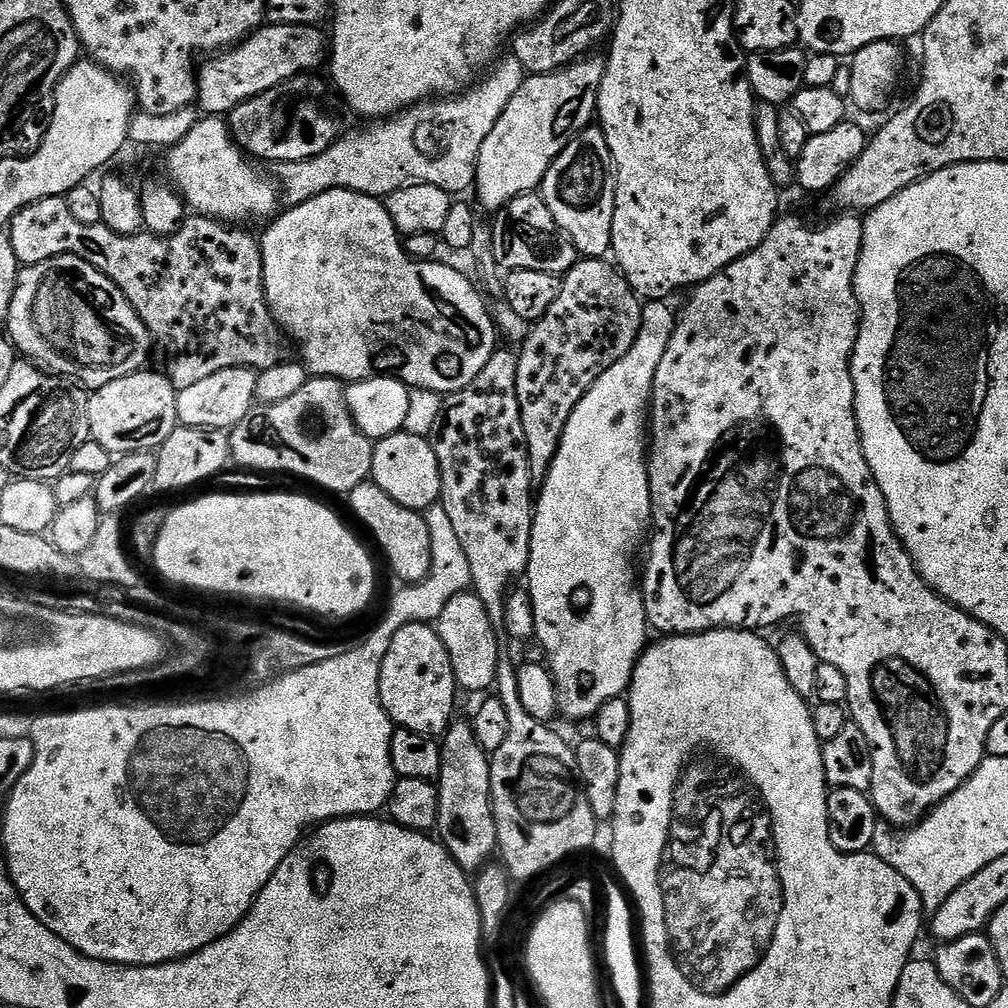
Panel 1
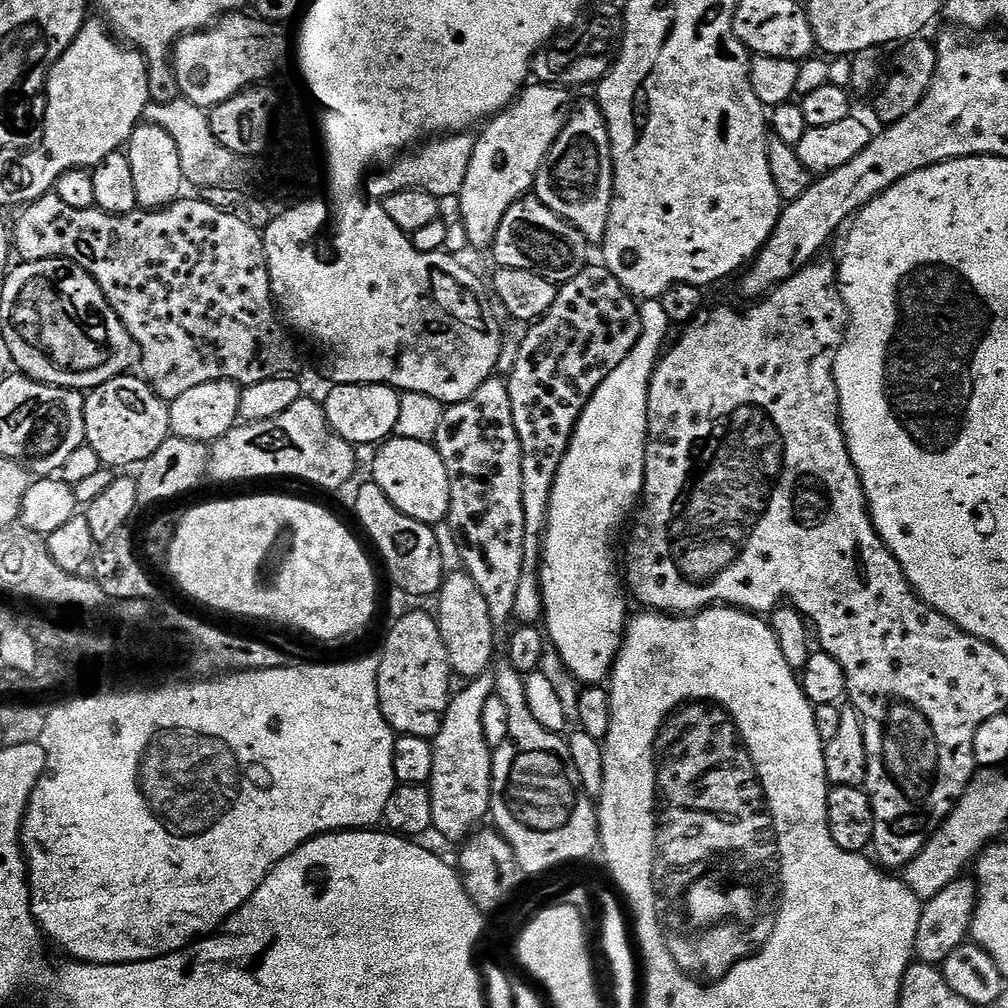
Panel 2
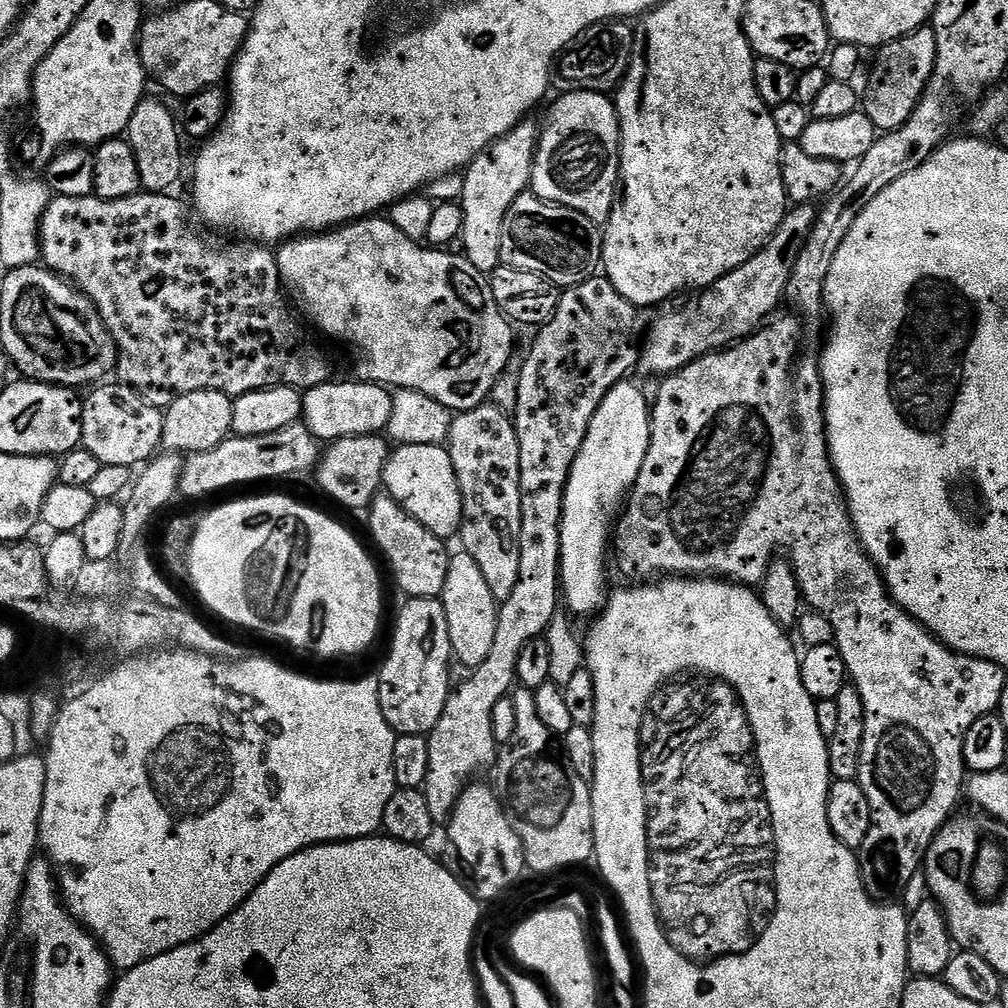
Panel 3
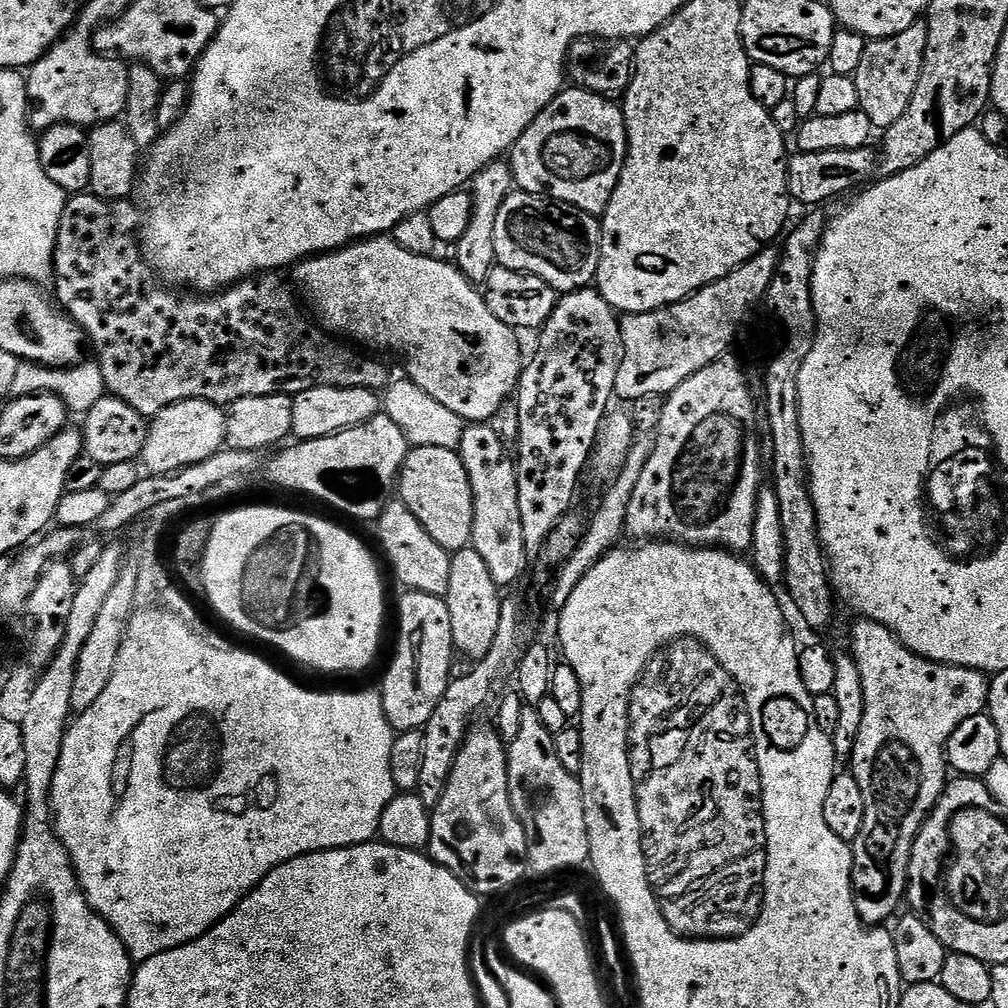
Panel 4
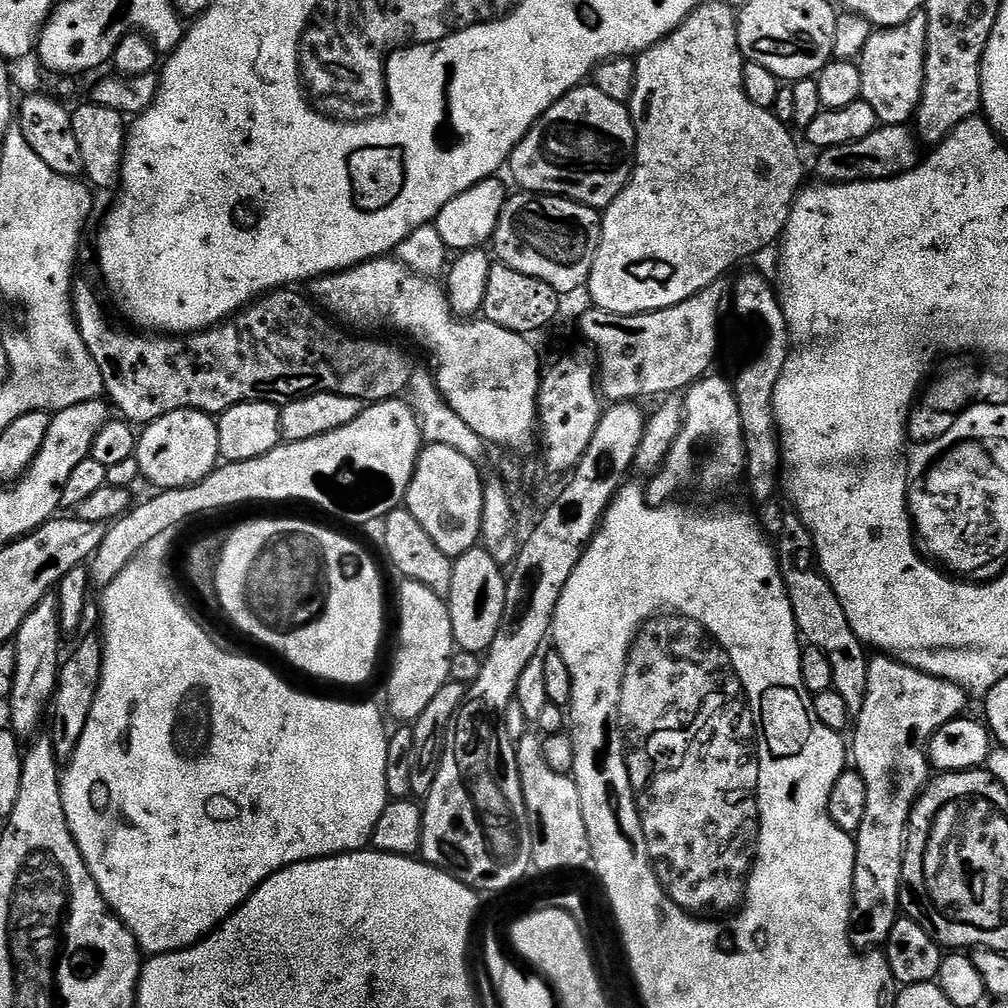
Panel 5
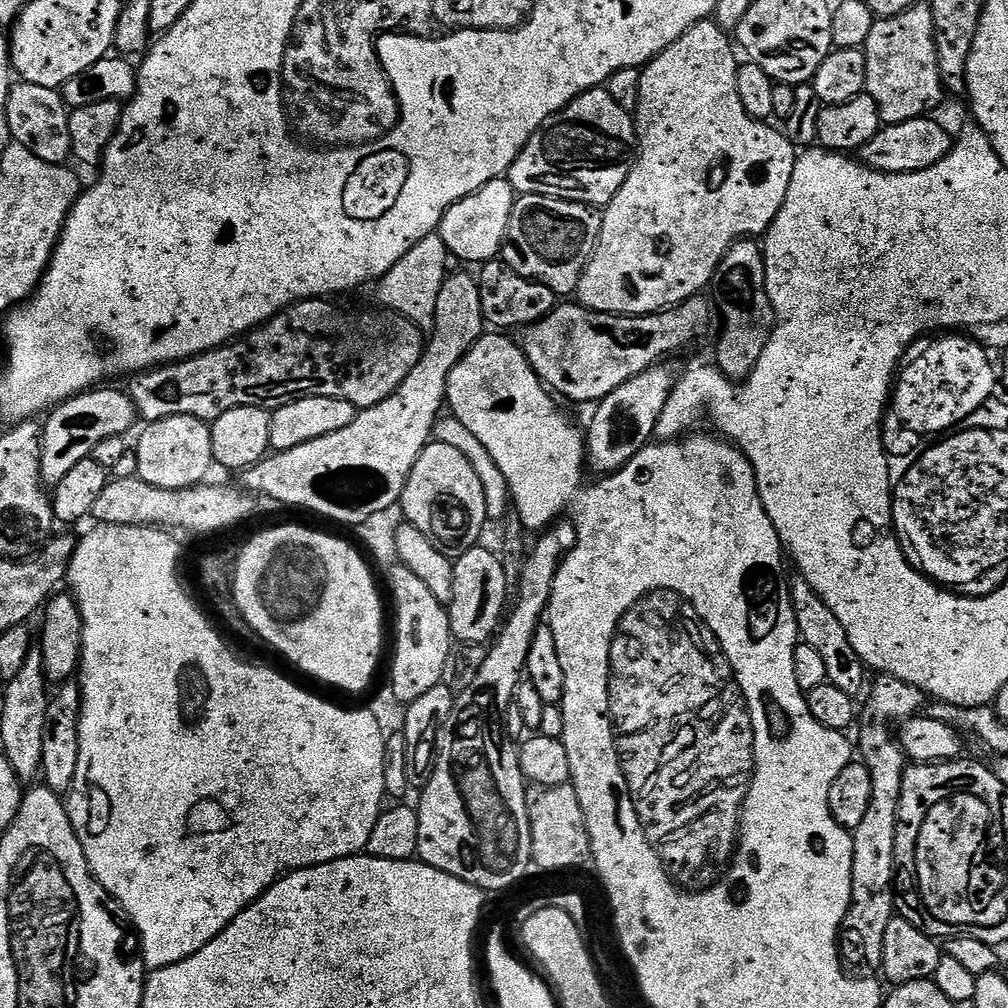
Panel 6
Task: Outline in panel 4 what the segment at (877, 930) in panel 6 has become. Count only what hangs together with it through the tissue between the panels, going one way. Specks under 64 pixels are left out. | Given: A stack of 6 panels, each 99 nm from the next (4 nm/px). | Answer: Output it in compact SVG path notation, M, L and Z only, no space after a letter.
M863 618L855 622L850 655L858 662L858 674L862 674L866 714L862 714L862 730L858 730L858 742L854 742L850 771L862 789L866 818L858 838L850 844L852 893L860 921L869 926L884 926L901 911L900 904L902 908L905 903L914 842L950 782L948 740L966 718L974 718L987 709L990 680L976 668L939 664L914 654L890 629L878 622Z

